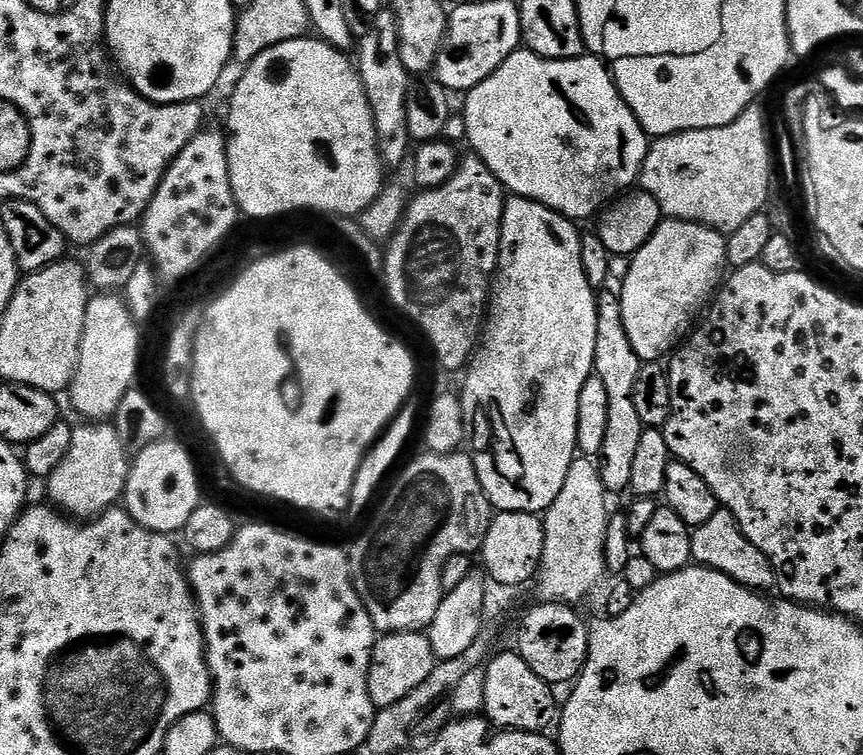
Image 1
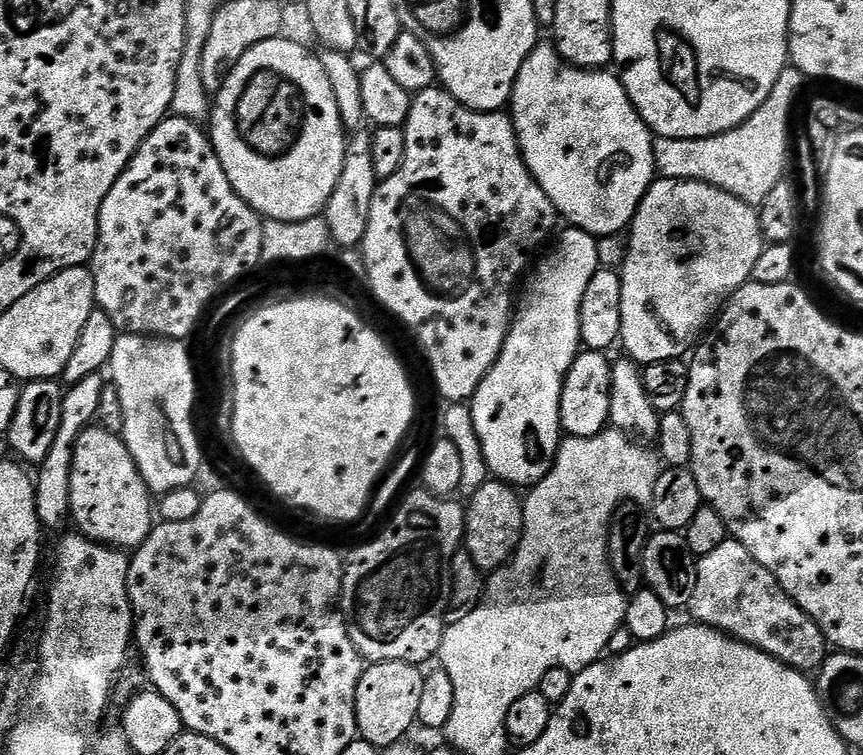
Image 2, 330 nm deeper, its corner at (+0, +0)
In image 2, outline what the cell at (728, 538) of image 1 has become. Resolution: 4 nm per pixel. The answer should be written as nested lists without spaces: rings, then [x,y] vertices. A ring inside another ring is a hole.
[[[731,538],[724,540],[722,546],[717,546],[711,554],[697,559],[694,594],[690,598],[686,612],[687,615],[692,615],[689,617],[695,623],[704,624],[707,628],[717,628],[719,632],[724,632],[743,644],[754,646],[786,666],[797,668],[805,674],[815,673],[830,652],[830,645],[824,639],[820,627],[784,593],[774,574],[770,574],[766,566],[759,564],[754,554],[750,554],[746,546],[742,546],[742,542]]]

